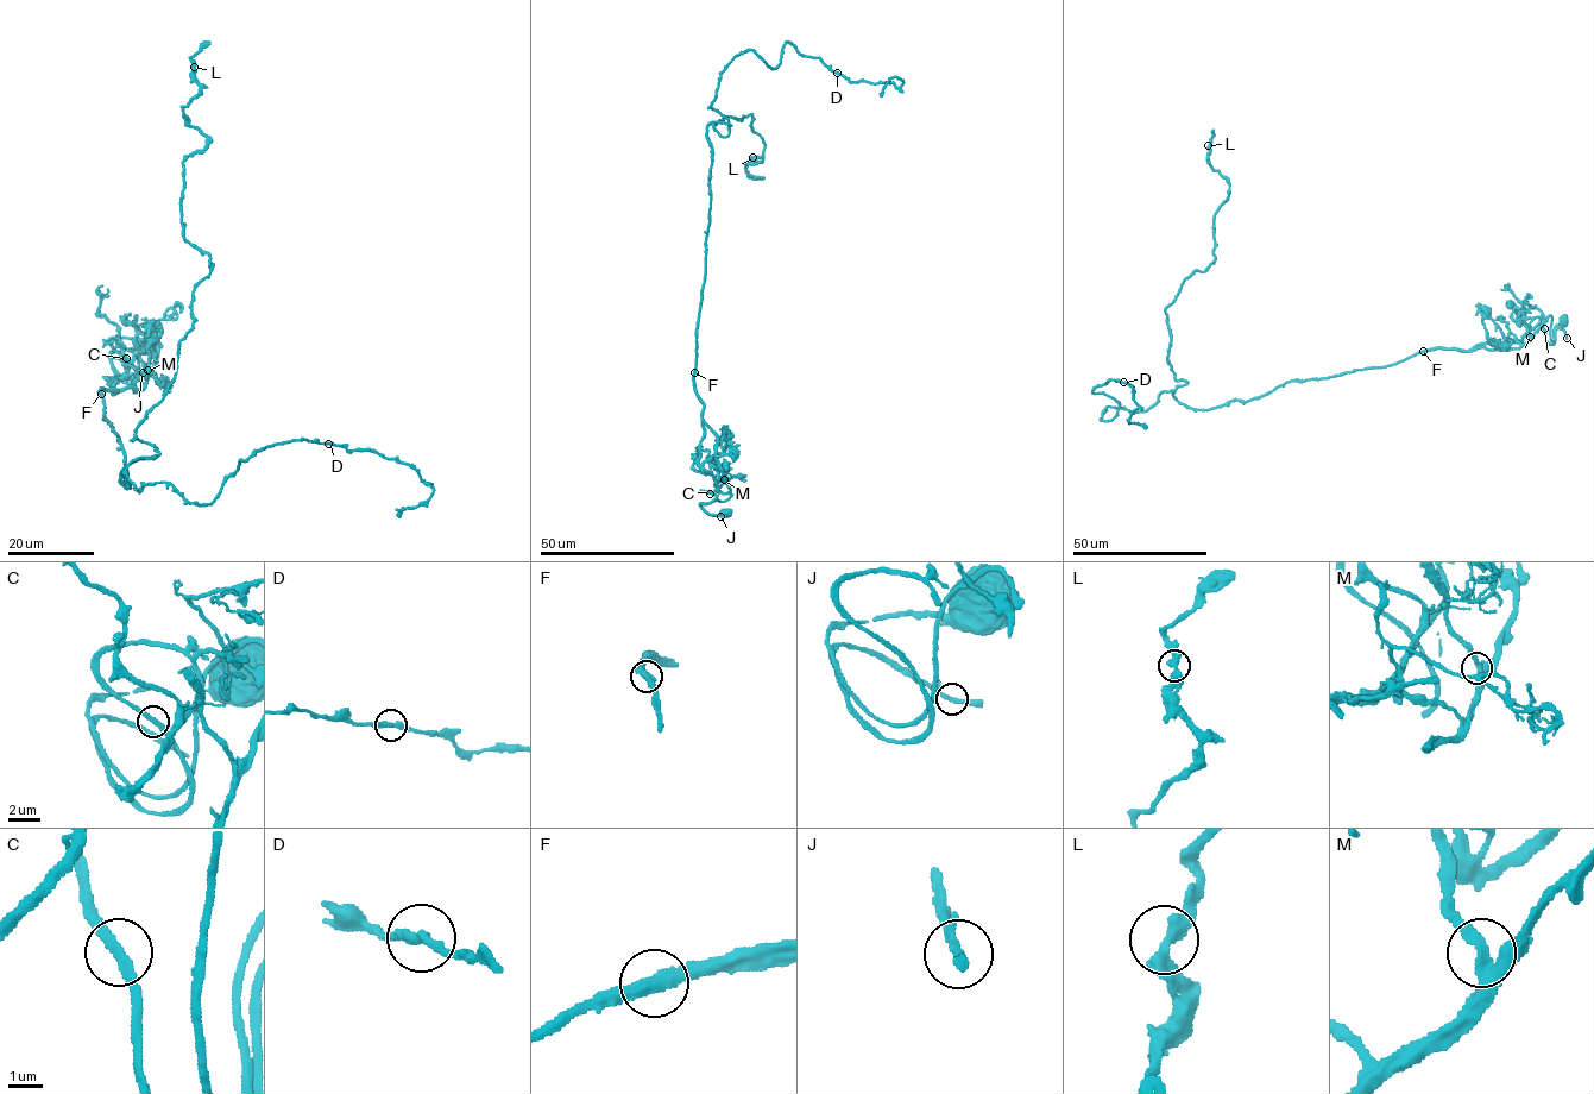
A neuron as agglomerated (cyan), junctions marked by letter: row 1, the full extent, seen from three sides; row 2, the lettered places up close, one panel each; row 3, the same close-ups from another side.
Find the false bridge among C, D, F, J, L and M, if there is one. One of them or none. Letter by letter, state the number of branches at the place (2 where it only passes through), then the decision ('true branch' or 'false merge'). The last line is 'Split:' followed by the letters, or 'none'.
C: 2 | true branch
D: 2 | true branch
F: 2 | false merge
J: 2 | true branch
L: 2 | true branch
M: 2 | true branch
Split: F

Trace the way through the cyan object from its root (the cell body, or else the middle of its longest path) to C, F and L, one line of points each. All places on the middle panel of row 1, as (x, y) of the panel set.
C: (725, 511), (712, 516), (703, 509), (699, 504), (707, 504), (717, 496), (710, 494)
F: (725, 511), (710, 515), (699, 504), (725, 501), (730, 489), (716, 458), (717, 437), (703, 417), (694, 372)
L: (725, 511), (699, 504), (730, 497), (694, 385), (706, 126), (750, 114), (761, 178), (753, 157)

